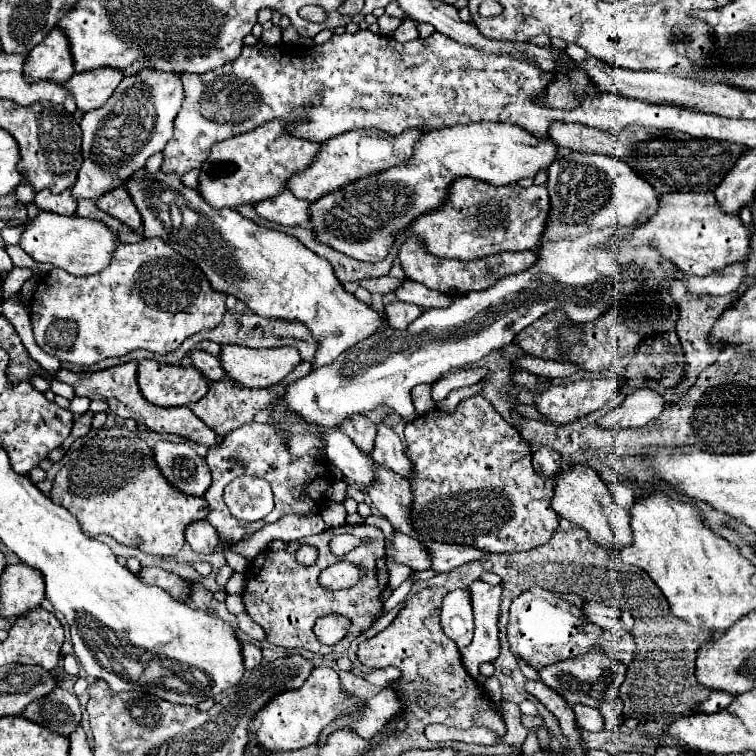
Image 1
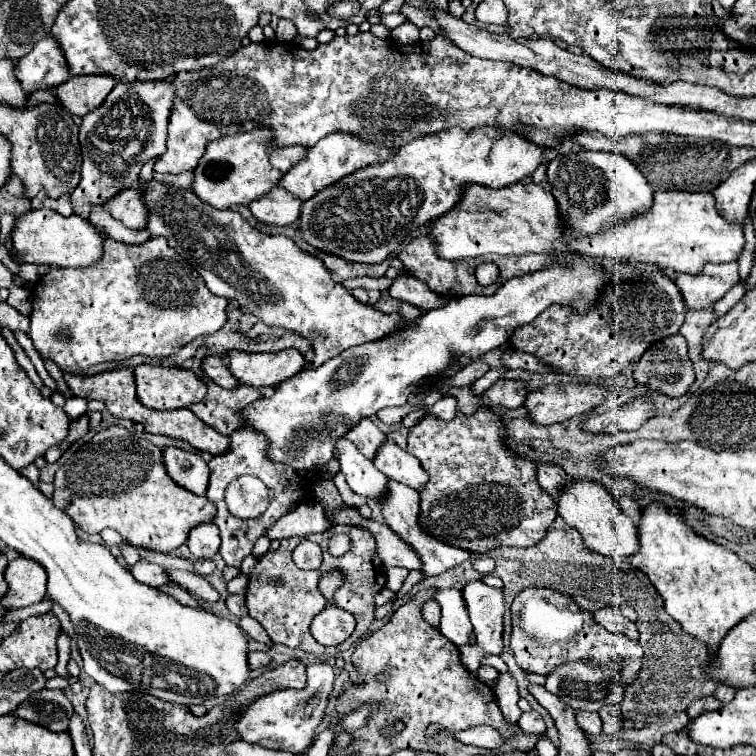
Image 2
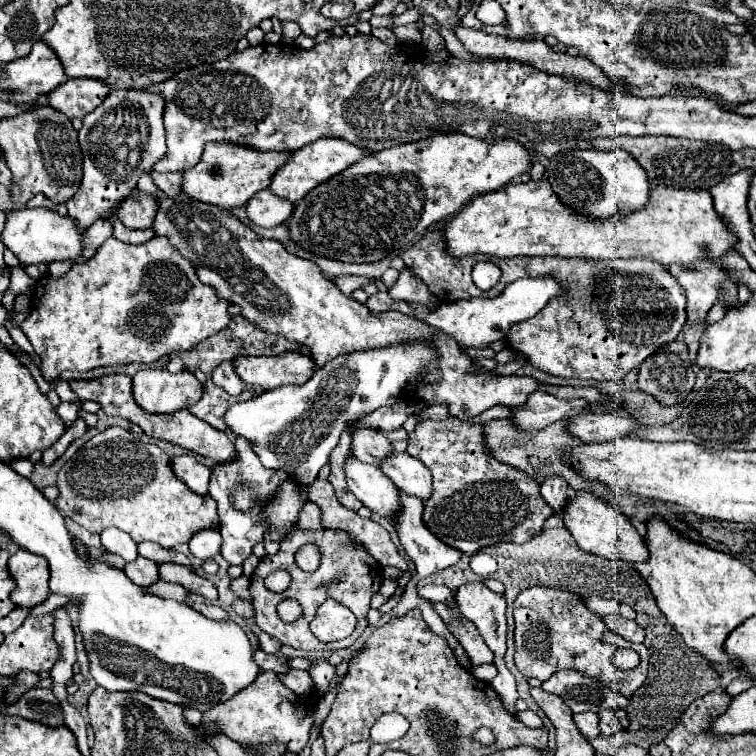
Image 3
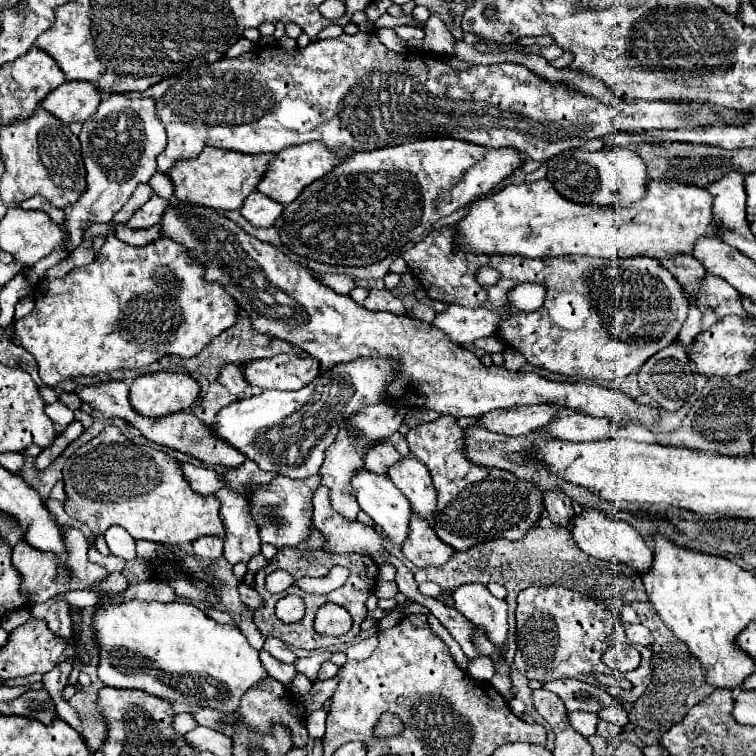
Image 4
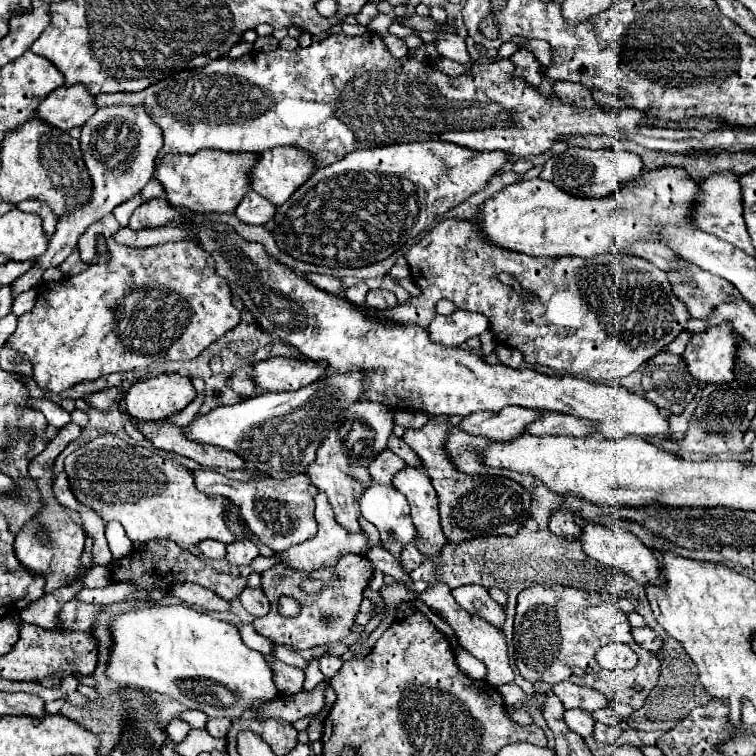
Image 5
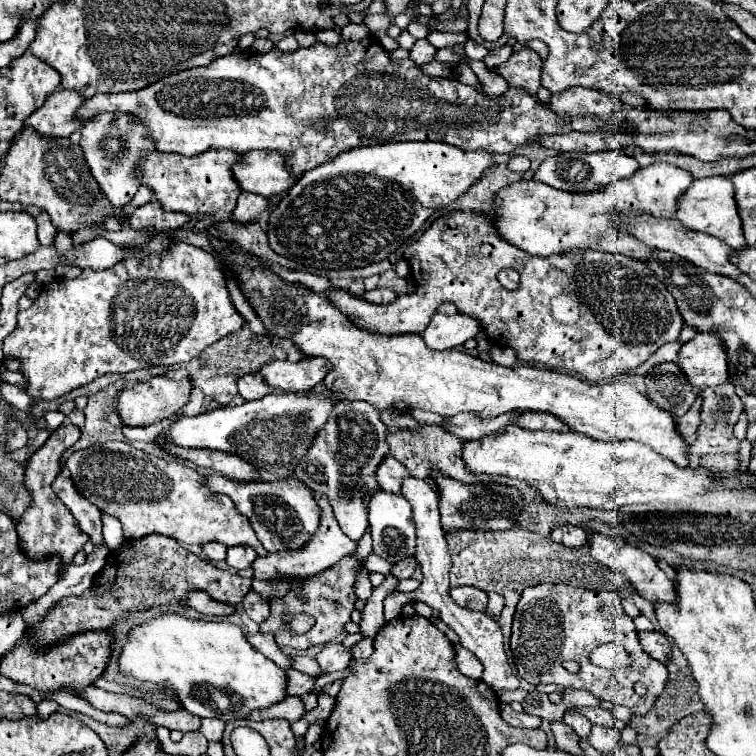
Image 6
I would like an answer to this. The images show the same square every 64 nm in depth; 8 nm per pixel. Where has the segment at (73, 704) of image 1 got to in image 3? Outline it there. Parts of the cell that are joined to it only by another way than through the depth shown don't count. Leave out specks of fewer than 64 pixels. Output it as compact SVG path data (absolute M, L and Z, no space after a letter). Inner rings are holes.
M34 688L26 692L16 704L6 708L6 714L42 722L54 728L64 724L64 712L62 712L60 700L54 696L52 690L46 690L46 688Z

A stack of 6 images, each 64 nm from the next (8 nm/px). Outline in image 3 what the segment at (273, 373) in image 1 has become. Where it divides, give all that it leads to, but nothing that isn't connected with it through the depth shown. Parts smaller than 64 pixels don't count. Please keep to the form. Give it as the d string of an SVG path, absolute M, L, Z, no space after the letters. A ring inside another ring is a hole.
M294 350L278 356L240 356L234 360L234 368L242 382L270 390L284 384L304 384L314 372L314 362Z

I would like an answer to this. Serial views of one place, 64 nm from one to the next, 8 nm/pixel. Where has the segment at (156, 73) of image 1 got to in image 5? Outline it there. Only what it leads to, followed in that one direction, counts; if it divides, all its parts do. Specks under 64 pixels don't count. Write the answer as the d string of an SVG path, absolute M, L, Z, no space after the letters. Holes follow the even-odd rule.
M116 104L114 108L98 108L96 114L82 126L80 148L94 186L92 200L88 200L84 208L74 208L72 216L64 216L64 220L56 224L56 232L50 240L46 254L42 254L36 260L36 264L12 284L14 296L38 286L42 282L44 270L60 266L76 250L78 238L86 232L90 224L110 216L118 204L132 198L150 182L154 172L154 160L162 148L162 132L160 128L156 128L154 120L148 116L144 106Z

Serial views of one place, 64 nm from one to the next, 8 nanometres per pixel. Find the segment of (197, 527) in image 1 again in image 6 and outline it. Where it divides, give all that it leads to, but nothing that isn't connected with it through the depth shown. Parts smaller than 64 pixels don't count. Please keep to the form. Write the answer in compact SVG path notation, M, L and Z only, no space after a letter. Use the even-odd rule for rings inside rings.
M208 542L202 546L202 550L210 560L224 560L226 558L226 546L220 542Z

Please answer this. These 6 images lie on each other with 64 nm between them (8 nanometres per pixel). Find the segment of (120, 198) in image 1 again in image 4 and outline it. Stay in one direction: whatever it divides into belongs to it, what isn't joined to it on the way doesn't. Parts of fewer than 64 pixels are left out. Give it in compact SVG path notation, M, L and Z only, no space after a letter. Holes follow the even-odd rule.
M152 196L144 206L140 206L132 216L130 220L126 222L128 228L150 228L150 226L156 226L160 222L160 216L162 212L166 210L170 202L160 198L160 196Z

